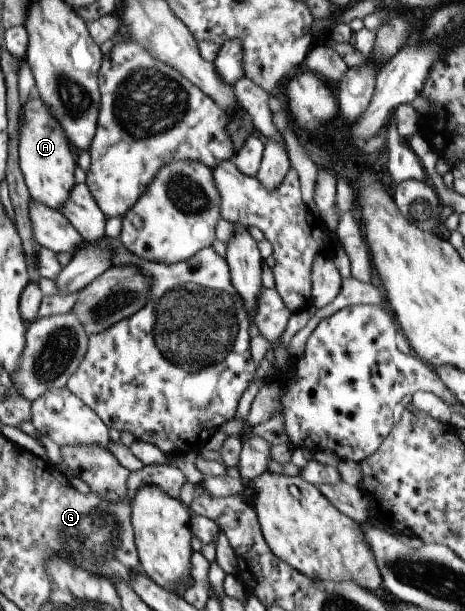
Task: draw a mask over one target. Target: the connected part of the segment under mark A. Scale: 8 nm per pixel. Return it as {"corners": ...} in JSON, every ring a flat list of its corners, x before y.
{"corners":[[34,91,29,94,21,110,17,157,24,184,30,198,58,211,74,184,72,173,77,164,72,156,70,143,60,123]]}

